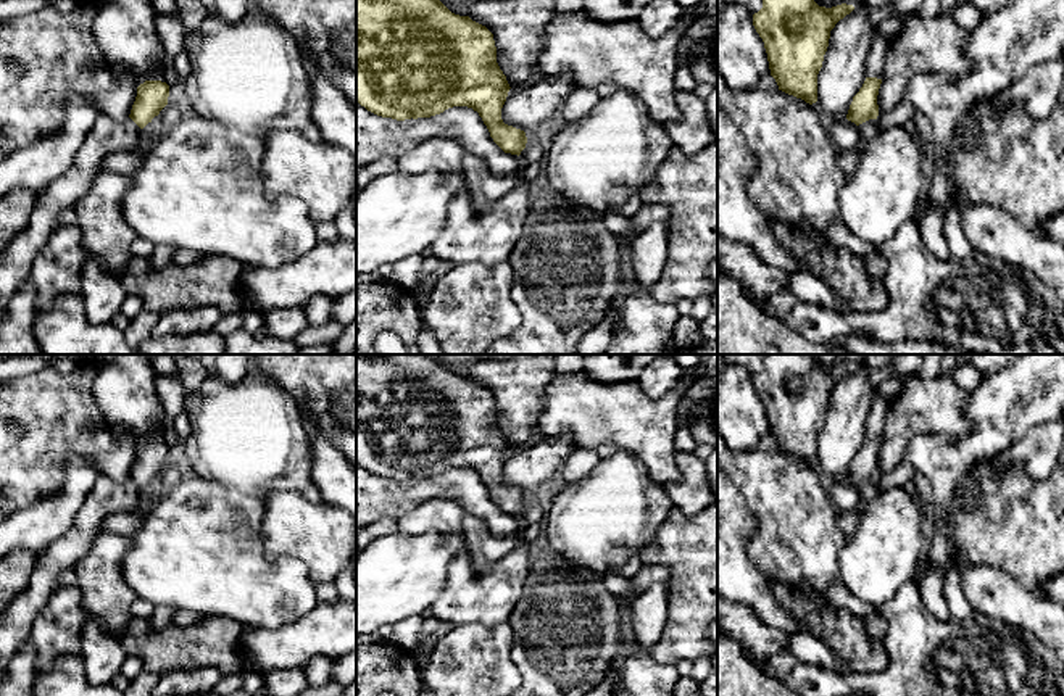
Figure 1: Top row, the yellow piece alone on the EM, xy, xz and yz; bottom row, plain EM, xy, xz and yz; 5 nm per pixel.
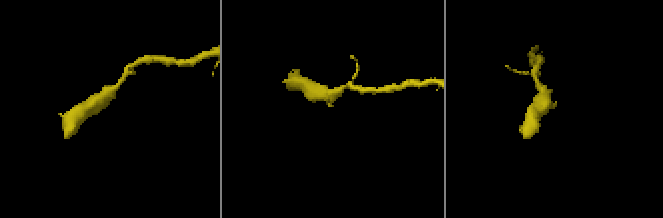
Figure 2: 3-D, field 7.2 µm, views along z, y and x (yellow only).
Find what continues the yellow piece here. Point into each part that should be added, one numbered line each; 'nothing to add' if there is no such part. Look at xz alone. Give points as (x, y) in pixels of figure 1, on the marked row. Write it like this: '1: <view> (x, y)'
nothing to add

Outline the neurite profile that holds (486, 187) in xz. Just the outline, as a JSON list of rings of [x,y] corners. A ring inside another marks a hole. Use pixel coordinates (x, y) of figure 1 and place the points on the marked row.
[[[466,151],[464,166],[468,174],[468,187],[477,211],[487,209],[497,198],[503,197],[521,177],[521,171],[508,176],[495,176],[487,166]]]

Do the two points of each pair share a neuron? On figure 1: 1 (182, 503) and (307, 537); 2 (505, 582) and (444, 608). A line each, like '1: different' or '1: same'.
1: different
2: same

